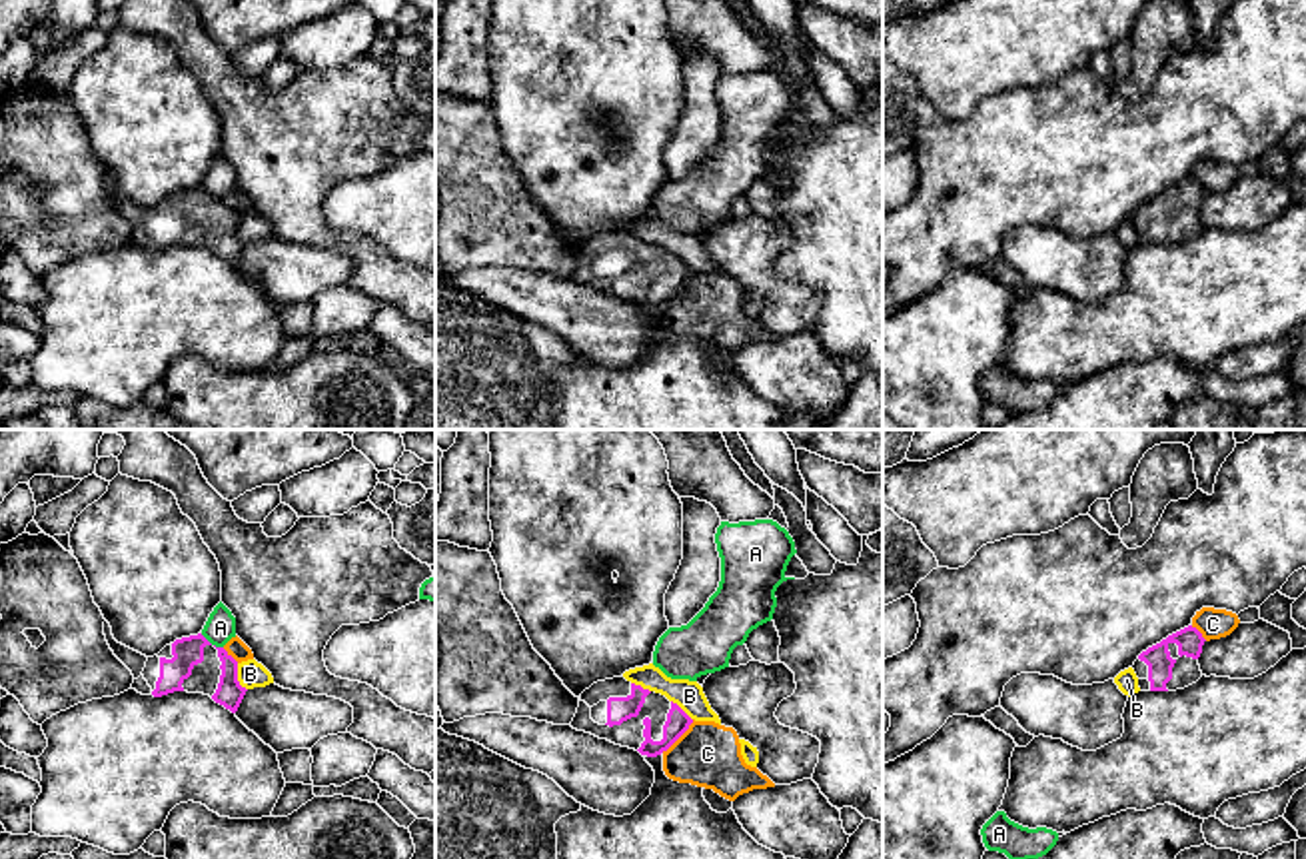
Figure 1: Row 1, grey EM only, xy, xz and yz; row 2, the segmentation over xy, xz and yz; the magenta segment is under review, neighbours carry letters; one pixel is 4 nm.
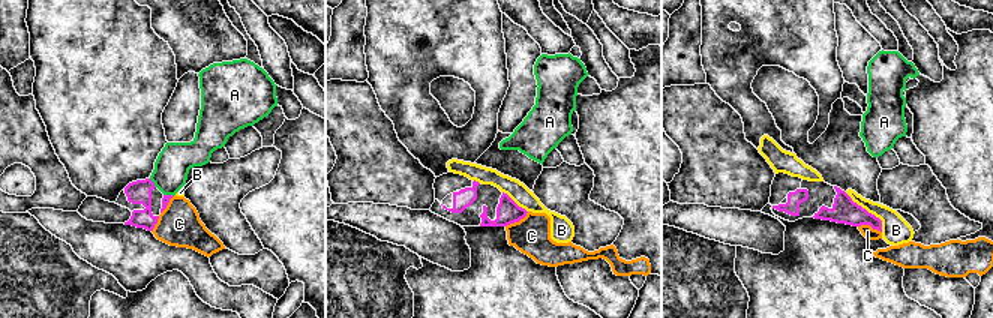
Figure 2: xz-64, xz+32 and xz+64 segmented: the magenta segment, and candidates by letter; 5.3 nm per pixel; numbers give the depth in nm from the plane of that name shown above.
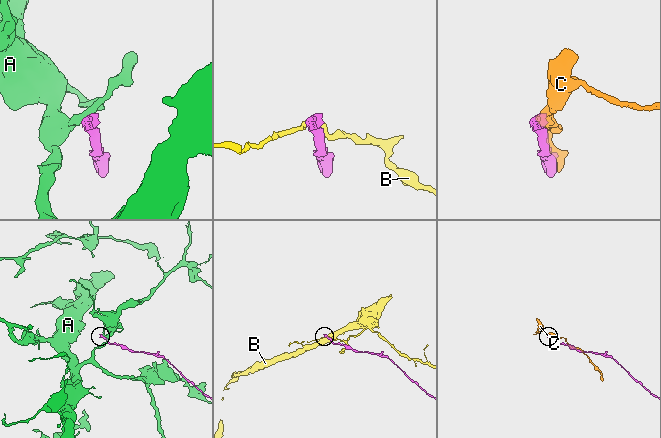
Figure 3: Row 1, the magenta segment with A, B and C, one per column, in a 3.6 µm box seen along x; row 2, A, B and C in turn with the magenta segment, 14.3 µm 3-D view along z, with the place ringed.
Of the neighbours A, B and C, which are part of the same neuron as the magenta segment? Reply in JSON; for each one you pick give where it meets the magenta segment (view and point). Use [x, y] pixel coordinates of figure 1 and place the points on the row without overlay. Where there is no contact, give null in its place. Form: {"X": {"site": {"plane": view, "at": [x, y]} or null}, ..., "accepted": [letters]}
{"accepted": []}

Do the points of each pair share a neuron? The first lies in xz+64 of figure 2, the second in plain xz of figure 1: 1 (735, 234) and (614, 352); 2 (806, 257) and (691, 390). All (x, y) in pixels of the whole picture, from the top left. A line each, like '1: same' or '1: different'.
1: same
2: same

